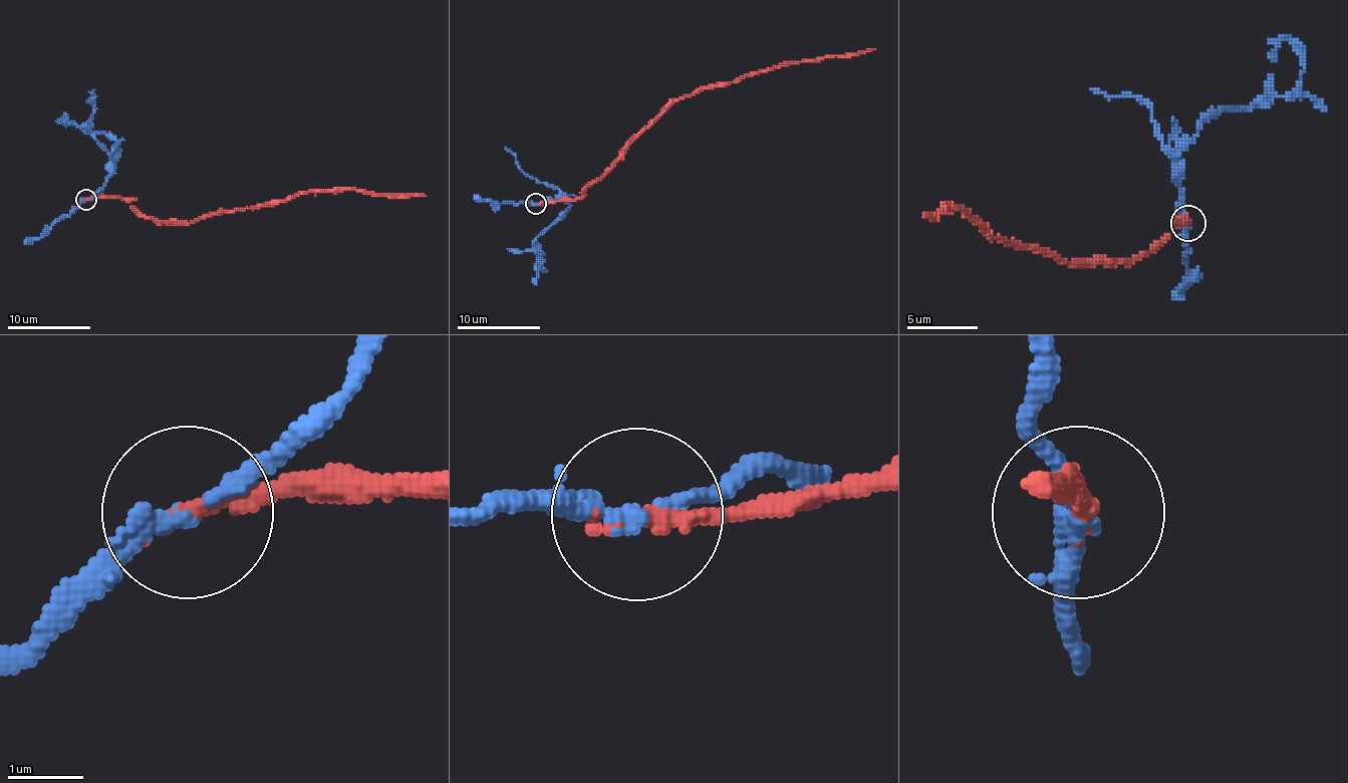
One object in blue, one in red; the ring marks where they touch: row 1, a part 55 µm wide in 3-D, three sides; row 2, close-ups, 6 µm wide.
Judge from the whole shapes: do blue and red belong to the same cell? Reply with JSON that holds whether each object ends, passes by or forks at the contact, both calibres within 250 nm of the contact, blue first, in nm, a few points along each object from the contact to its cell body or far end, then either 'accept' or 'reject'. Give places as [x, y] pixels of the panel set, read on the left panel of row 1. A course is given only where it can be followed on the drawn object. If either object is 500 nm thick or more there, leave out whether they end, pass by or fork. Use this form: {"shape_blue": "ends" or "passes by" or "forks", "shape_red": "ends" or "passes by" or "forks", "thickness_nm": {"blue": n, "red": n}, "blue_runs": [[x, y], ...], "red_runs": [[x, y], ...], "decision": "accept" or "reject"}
{"shape_blue": "passes by", "shape_red": "ends", "thickness_nm": {"blue": 190, "red": 240}, "blue_runs": [[86, 200], [103, 186], [113, 157], [119, 150], [107, 136], [86, 132], [92, 91], [86, 102]], "red_runs": [[86, 200], [128, 200], [143, 215], [166, 223], [195, 223], [288, 200], [305, 192], [350, 190], [426, 196]], "decision": "reject"}

